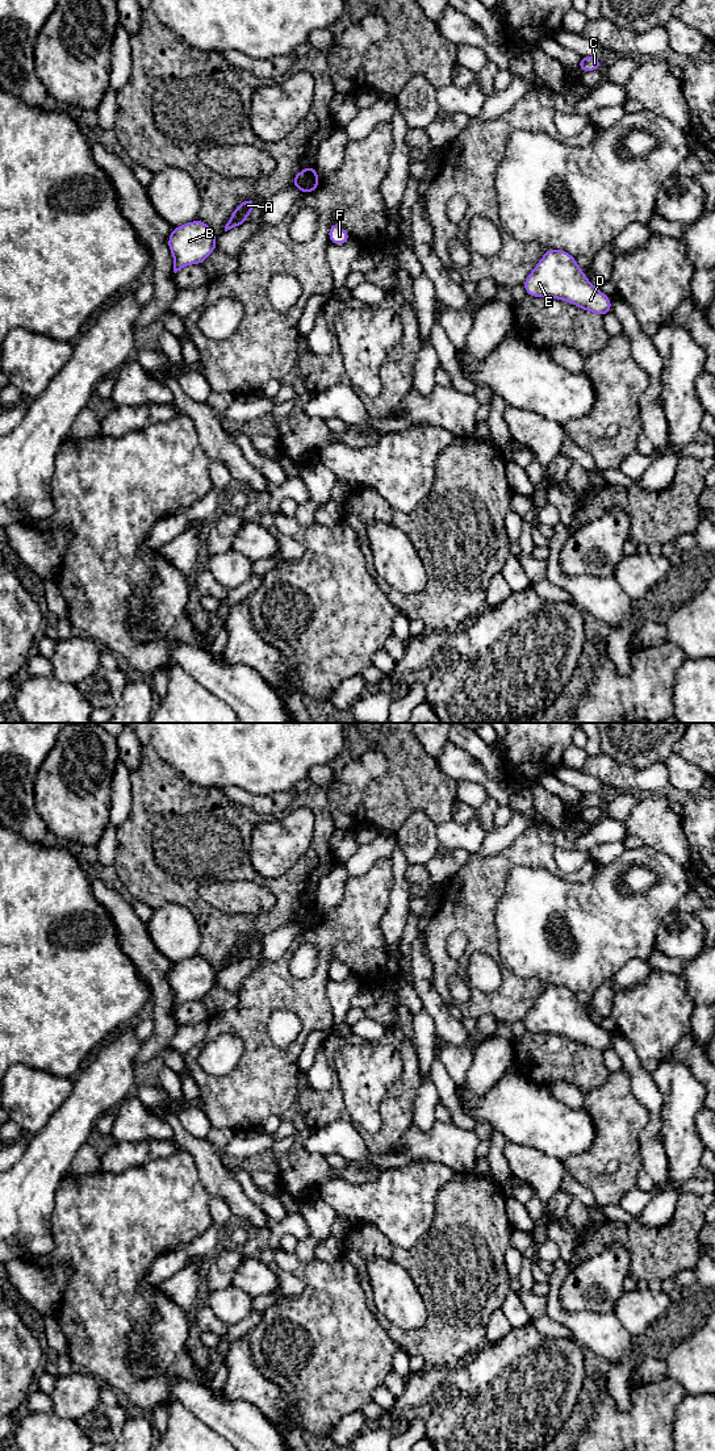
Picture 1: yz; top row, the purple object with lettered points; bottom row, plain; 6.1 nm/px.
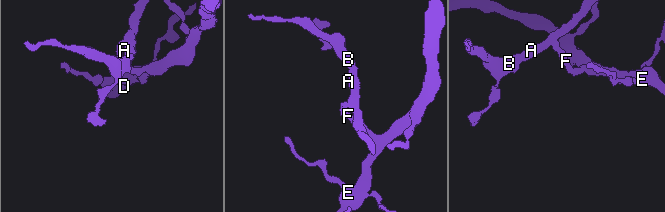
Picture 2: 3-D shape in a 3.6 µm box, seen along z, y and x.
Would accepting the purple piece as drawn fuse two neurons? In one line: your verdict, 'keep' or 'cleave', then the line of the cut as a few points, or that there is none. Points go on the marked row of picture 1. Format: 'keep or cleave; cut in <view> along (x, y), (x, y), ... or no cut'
cleave; cut in yz along (317, 178), (309, 179), (300, 188)

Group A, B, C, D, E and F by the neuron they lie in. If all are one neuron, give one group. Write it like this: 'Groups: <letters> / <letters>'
Groups: A B C / D E F

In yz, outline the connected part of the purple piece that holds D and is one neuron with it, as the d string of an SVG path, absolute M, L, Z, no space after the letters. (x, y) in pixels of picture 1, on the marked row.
M547 248L523 283L527 296L564 300L601 317L611 311L611 298L597 289L564 250Z

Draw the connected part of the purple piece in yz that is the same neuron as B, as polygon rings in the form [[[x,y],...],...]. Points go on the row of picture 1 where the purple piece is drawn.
[[[201,219],[175,226],[168,237],[168,248],[173,255],[173,272],[185,265],[202,264],[217,248],[213,230]]]

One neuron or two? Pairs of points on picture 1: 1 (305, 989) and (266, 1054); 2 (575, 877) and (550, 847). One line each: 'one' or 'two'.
1: one
2: one

